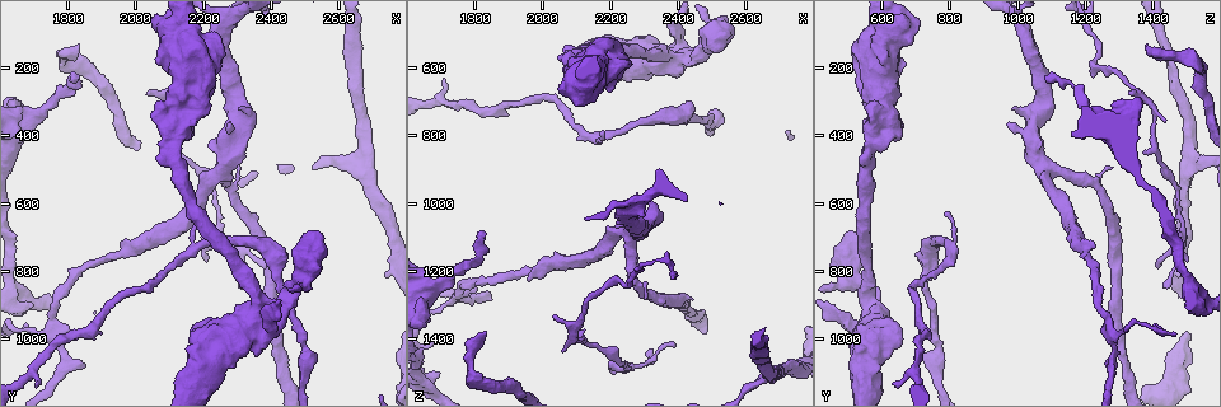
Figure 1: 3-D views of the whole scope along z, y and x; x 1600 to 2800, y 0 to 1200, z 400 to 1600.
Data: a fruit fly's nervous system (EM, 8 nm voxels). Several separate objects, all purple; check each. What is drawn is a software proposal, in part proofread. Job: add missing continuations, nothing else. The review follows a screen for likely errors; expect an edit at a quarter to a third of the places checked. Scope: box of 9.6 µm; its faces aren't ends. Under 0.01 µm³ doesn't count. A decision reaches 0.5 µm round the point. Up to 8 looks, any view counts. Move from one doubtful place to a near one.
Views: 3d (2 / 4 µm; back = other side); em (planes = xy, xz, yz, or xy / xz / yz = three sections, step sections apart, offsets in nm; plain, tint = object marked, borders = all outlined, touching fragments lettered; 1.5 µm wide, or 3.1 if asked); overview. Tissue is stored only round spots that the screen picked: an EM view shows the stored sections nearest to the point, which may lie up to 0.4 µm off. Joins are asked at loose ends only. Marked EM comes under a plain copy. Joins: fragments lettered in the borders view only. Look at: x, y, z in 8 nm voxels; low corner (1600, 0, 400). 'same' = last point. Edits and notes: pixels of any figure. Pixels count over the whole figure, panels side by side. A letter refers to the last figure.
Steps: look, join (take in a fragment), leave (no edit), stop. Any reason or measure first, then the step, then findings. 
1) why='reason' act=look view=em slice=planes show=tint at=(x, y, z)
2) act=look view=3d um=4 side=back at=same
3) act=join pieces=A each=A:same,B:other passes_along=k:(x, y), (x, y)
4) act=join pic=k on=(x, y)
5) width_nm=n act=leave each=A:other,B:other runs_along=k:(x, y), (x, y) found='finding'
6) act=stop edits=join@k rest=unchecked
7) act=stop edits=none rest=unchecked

why='tapers out' act=look view=em slice=xy step=8 show=borders at=(2380, 780, 1410)

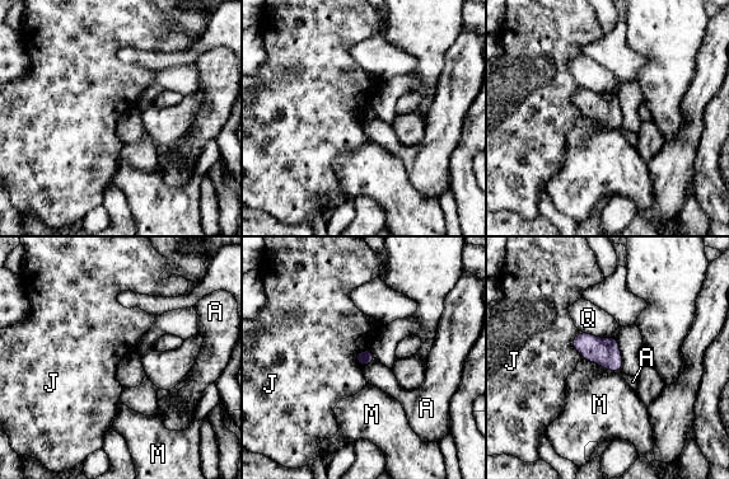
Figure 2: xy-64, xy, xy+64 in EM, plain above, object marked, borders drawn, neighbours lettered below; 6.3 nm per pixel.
act=look view=em slice=planes show=borders at=same

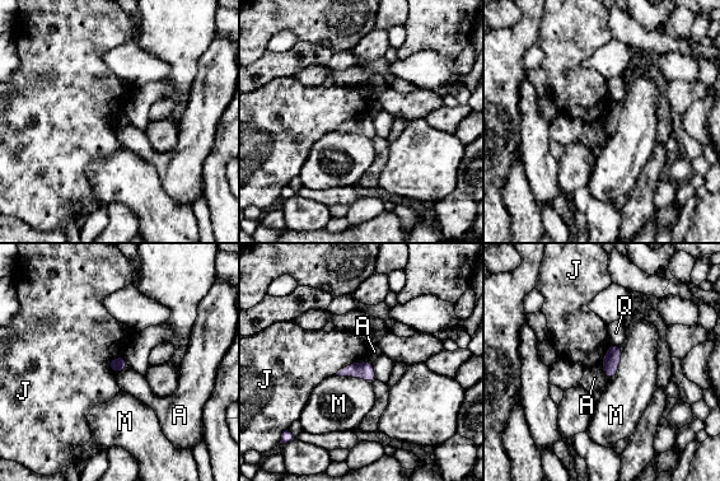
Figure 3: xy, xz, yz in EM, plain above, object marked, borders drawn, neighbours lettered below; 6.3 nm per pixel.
longest_contact=M:240nm act=leave each=A:other,J:other,M:other,Q:other border=3:(122, 355), (108, 360), (113, 373) found='none of them fits'

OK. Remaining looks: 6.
why='an open end' act=look view=3d um=4 at=(1840, 140, 1380)

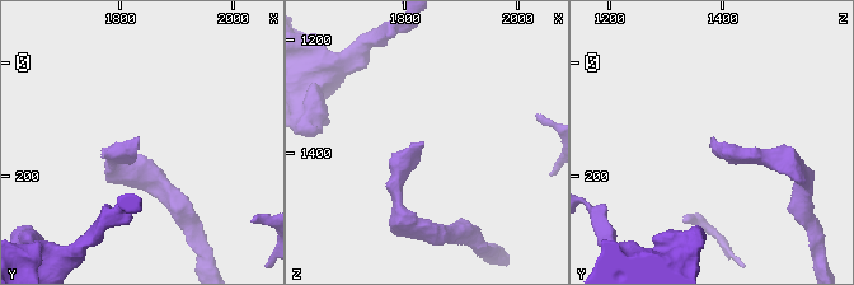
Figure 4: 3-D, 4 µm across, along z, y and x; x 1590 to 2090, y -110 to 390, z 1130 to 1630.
why='need the tissue' act=look view=em slice=planes show=borders at=(1835, 135, 1385)

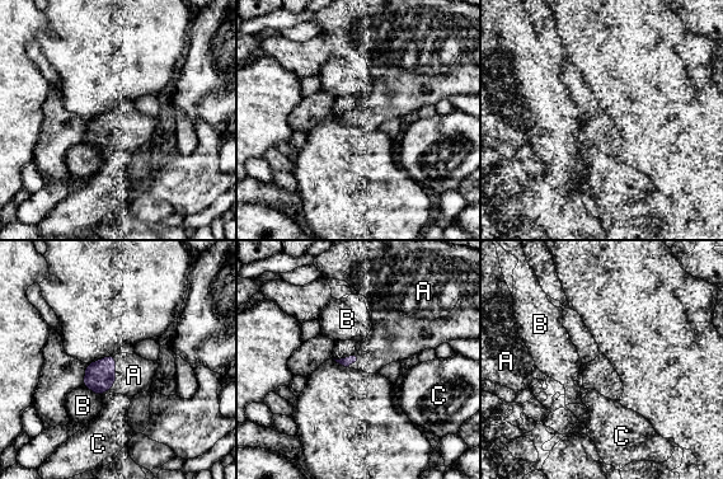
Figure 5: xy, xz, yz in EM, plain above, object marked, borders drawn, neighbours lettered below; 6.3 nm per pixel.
act=join pieces=A each=A:same,B:other,C:other found='the neuron continues'

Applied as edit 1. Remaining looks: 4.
why='see it whole again' act=look view=overview

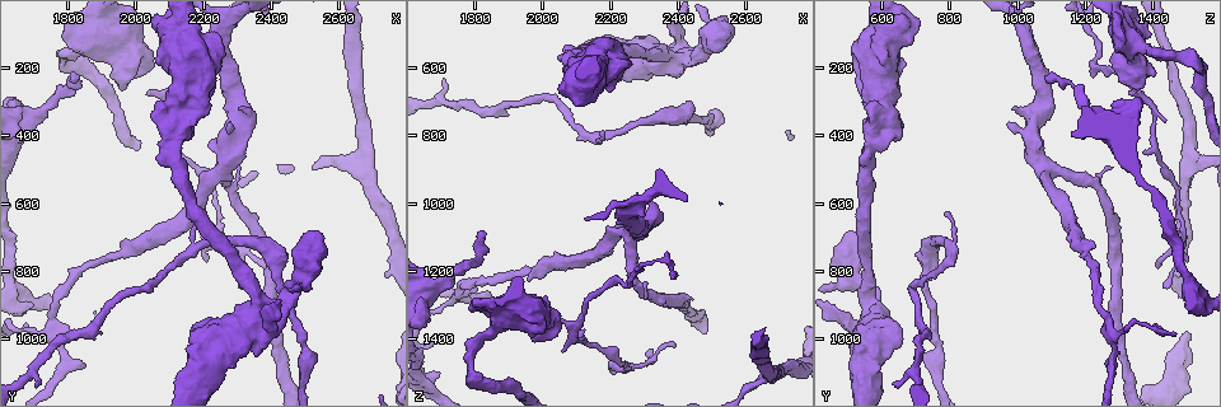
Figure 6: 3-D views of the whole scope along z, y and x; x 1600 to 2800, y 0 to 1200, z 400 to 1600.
why='tapers out' act=look view=em slice=planes show=borders at=(2180, 630, 790)

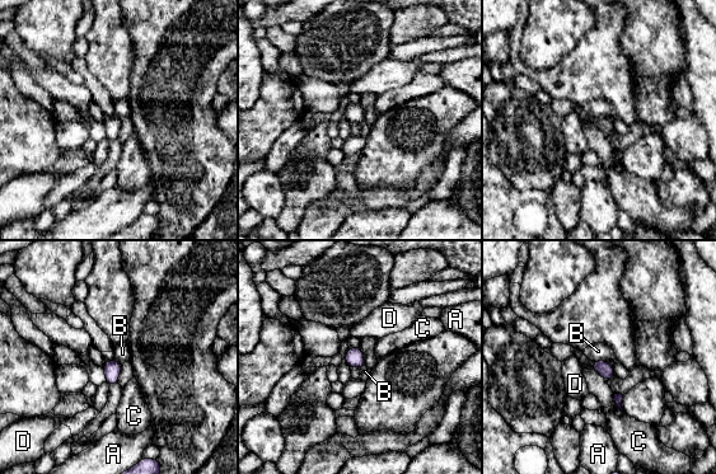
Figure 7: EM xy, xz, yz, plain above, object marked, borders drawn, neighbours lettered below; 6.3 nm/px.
act=leave each=A:other,B:other,C:other,D:other border=7:(592, 360), (605, 360), (616, 375) found='none of them fits'

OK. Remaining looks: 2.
act=stop edits=join@5 rest=unchecked

